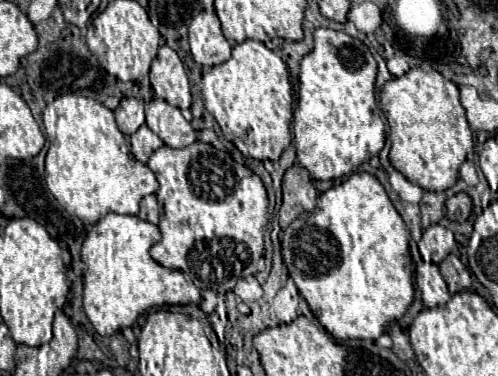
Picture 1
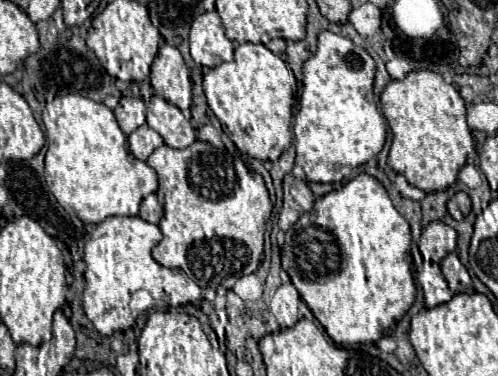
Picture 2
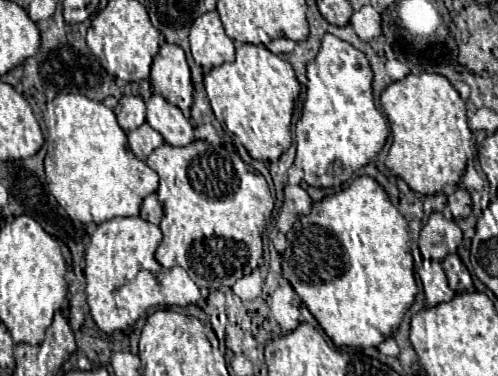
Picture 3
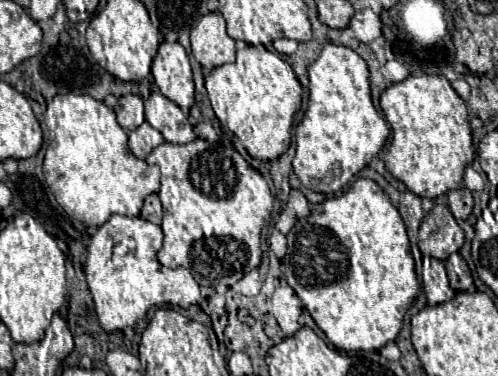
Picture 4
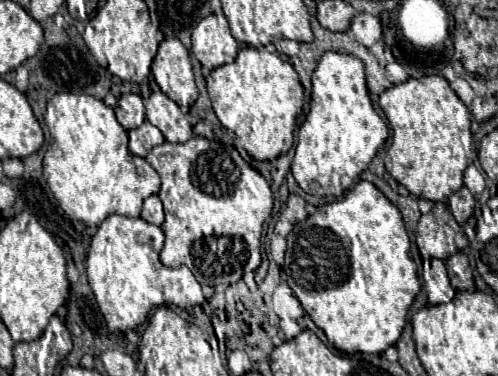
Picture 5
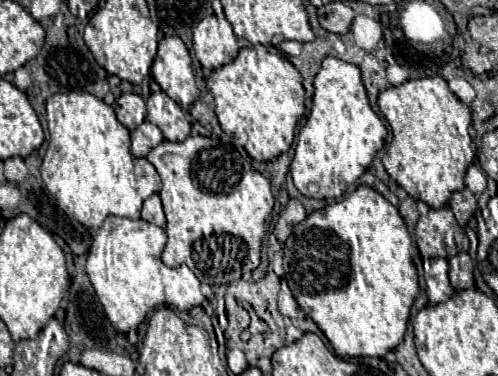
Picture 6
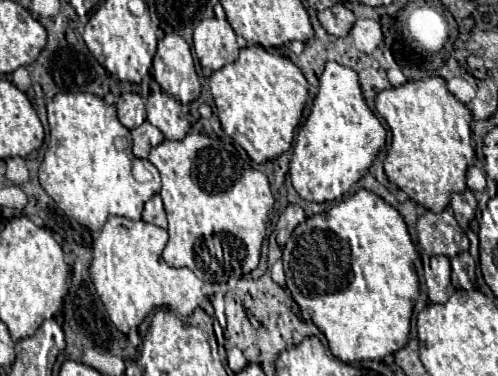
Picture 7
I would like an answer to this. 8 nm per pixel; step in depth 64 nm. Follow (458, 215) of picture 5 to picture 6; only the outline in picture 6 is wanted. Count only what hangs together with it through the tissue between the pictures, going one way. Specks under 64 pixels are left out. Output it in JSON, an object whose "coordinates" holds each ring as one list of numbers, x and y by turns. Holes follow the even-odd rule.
{"coordinates":[[464,188,464,190,452,194,448,206,452,208,452,212,454,212,458,224,460,224,460,226,466,226,468,218,470,218,470,216,474,214,474,210,476,210,476,196,474,196,468,188]]}

